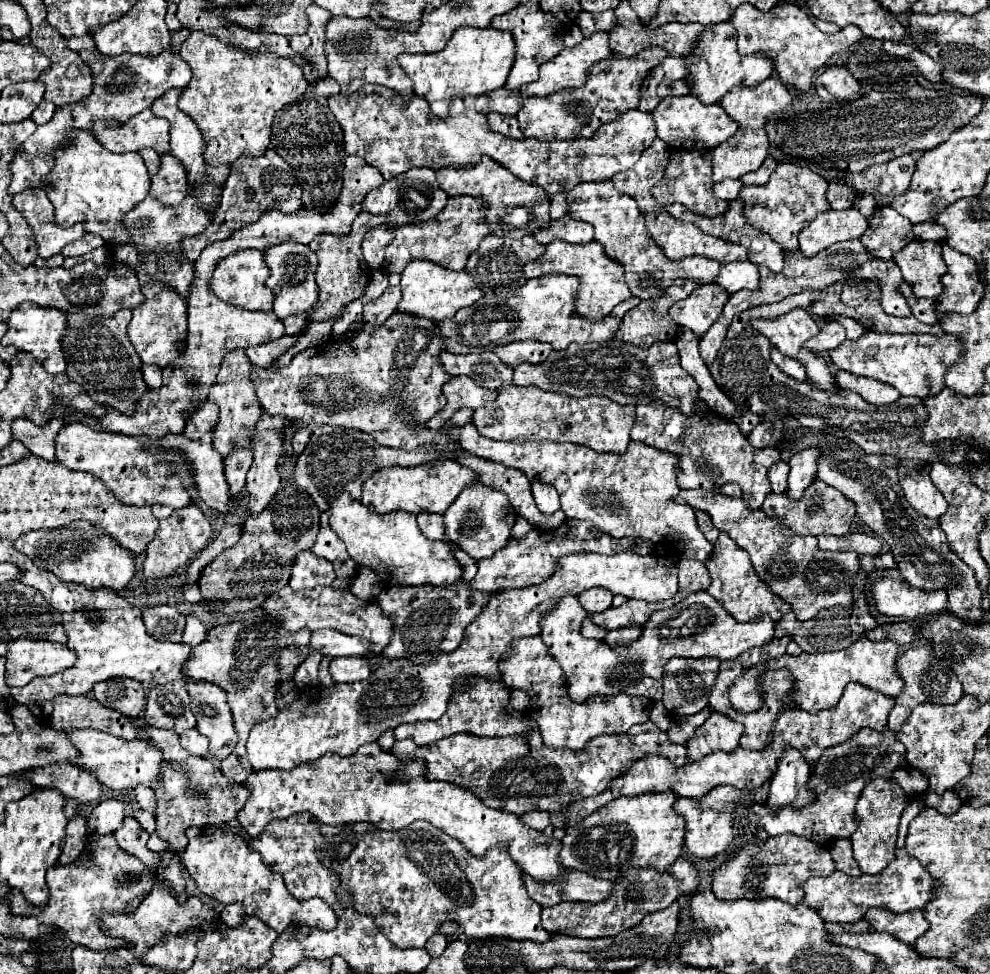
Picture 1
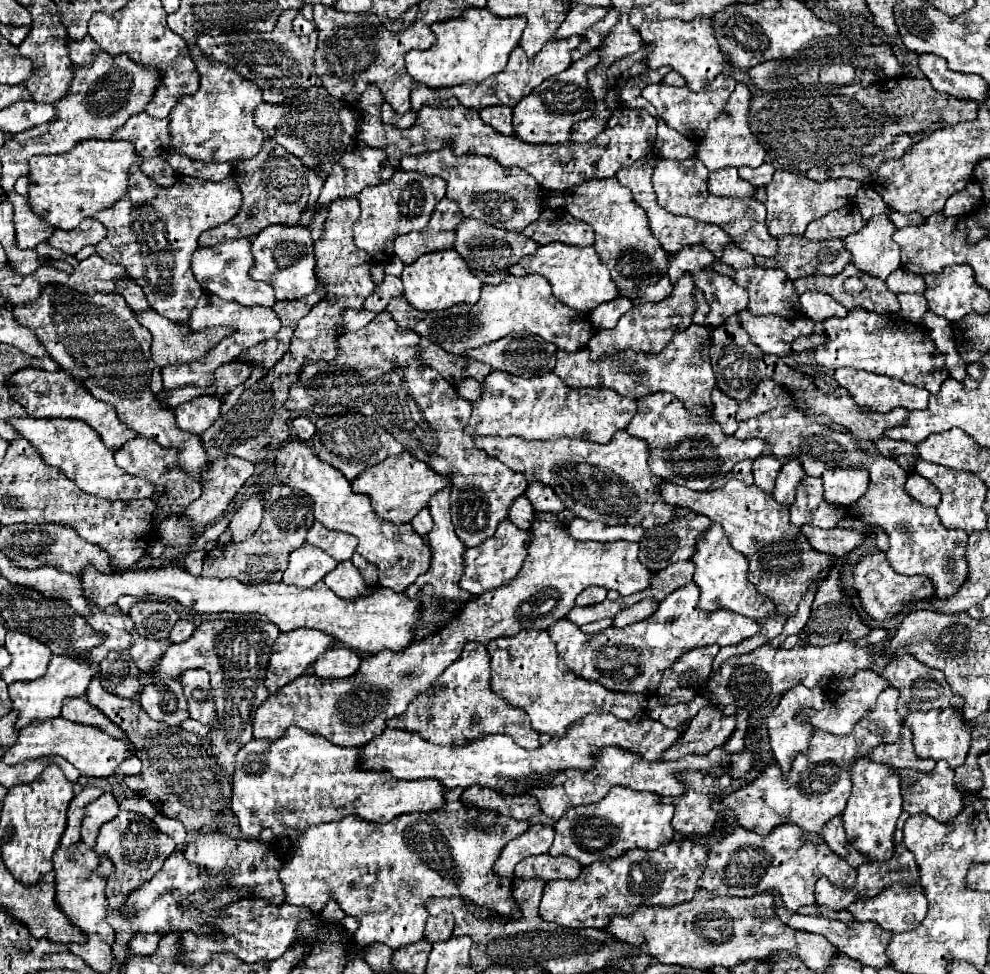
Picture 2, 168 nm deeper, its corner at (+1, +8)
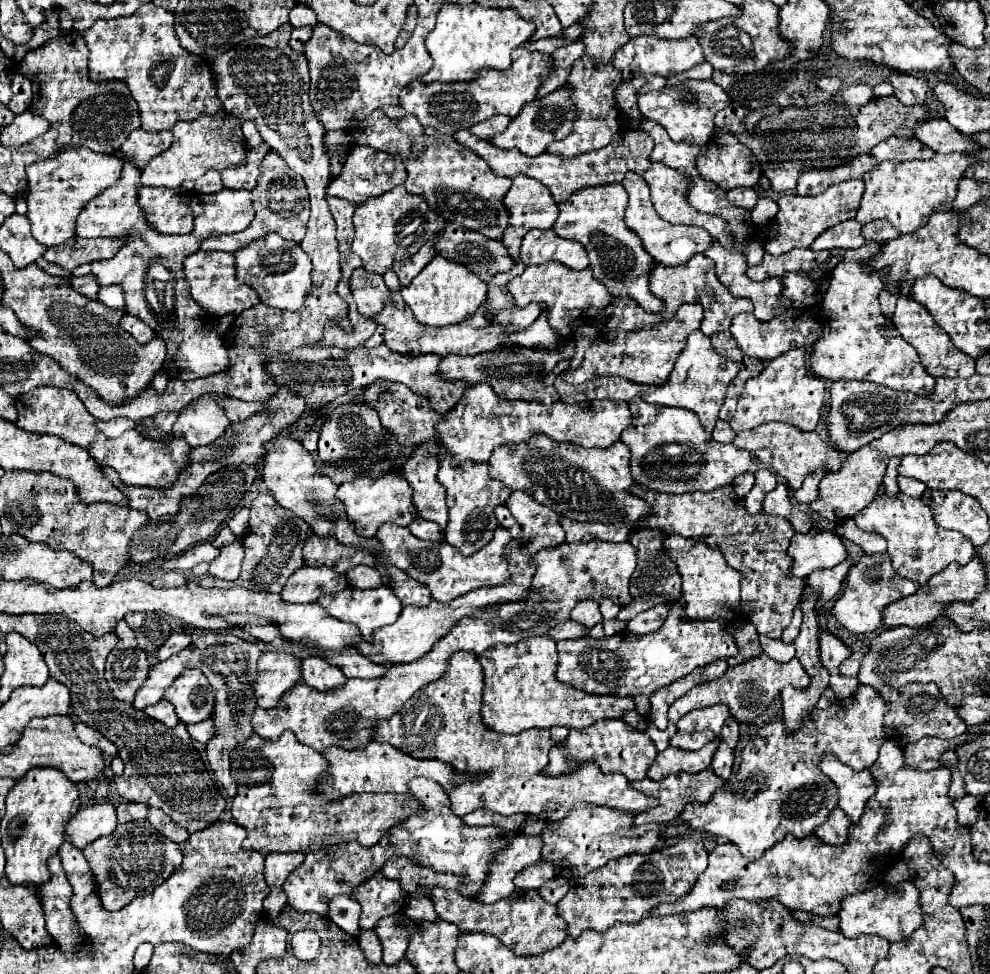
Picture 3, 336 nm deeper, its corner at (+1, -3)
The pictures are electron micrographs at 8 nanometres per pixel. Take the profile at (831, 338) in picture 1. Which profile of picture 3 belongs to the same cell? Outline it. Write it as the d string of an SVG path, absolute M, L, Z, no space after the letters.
M790 349L790 353L784 353L782 357L776 357L774 361L770 361L764 373L746 381L746 387L742 391L742 397L738 401L738 409L734 413L734 419L730 421L730 427L738 433L738 431L754 429L762 423L784 421L802 431L814 431L820 419L824 393L826 393L824 381L810 379L808 375L806 349Z

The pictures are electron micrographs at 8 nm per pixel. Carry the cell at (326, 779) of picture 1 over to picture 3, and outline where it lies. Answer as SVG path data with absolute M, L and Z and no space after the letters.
M290 731L282 733L278 741L266 741L254 733L232 753L230 763L232 777L238 785L238 793L232 801L232 819L248 833L242 845L262 855L274 851L318 851L320 843L340 845L356 841L362 847L372 847L390 827L420 809L420 801L410 793L352 793L328 801L318 791L320 775L330 769L328 761L322 753L302 745Z

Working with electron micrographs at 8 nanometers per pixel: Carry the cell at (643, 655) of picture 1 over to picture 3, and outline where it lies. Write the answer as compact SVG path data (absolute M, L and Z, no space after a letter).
M672 603L664 625L644 637L618 633L606 639L580 637L574 641L558 641L558 681L594 695L634 697L638 713L648 715L650 693L678 681L696 667L704 667L718 657L728 659L738 653L734 625L728 625L728 621L682 621L682 613L684 603Z

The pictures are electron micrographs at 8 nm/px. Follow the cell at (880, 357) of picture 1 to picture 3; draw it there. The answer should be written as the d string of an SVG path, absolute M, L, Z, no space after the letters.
M866 241L862 249L848 249L844 259L834 267L822 301L822 309L826 309L826 317L820 321L822 337L818 343L814 343L810 367L818 377L828 381L864 379L896 391L912 391L928 397L934 391L936 379L922 369L916 349L904 341L892 319L878 313L878 293L886 287L888 271L870 271L866 263L870 257L874 257L874 253L878 253L878 249L882 249L882 245L884 243Z

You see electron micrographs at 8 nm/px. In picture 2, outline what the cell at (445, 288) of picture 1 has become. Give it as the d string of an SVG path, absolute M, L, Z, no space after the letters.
M442 250L442 252L428 252L420 256L414 264L404 266L402 272L404 282L404 298L422 312L434 312L434 310L446 310L454 304L474 304L480 298L482 282L470 272L464 258L454 250Z

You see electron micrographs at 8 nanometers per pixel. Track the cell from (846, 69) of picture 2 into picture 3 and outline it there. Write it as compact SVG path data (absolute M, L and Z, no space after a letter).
M822 75L816 85L818 85L822 91L830 93L830 95L834 95L834 93L838 93L838 91L842 89L842 81L840 81L838 77L830 77L830 75Z

